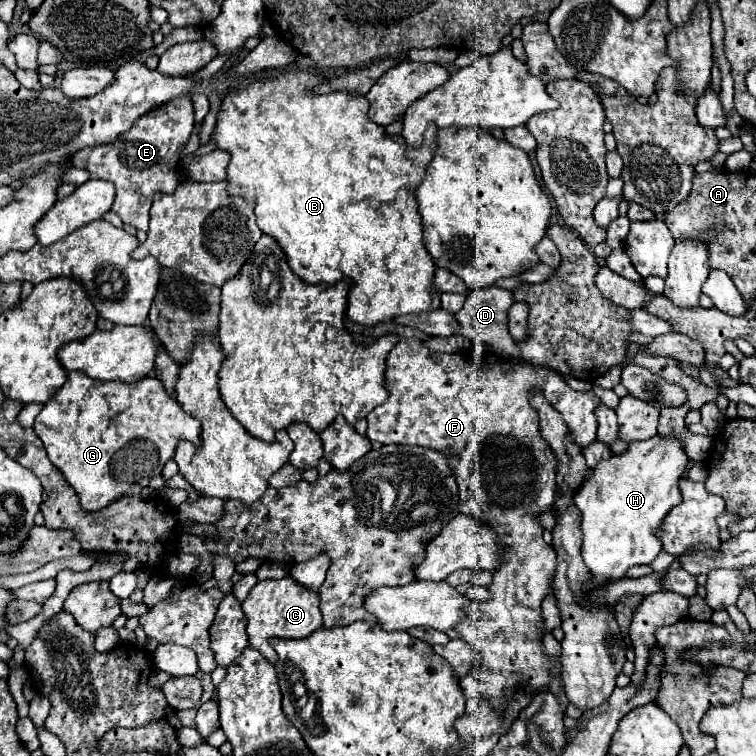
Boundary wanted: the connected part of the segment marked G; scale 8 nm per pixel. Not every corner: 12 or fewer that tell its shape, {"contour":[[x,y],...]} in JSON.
{"contour":[[70,372],[36,416],[96,512],[140,494],[198,418],[158,378]]}

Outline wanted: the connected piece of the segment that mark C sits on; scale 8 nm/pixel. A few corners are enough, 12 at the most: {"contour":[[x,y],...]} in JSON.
{"contour":[[290,576],[260,580],[242,602],[250,646],[322,626],[318,592]]}

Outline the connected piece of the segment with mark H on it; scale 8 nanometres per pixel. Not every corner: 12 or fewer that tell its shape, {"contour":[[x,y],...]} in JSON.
{"contour":[[676,436],[630,442],[574,502],[594,582],[650,564],[682,502]]}

